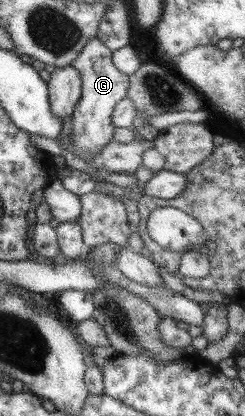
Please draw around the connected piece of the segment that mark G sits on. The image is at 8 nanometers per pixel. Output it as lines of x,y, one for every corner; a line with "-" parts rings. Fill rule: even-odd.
98,38
91,39
72,63
81,74
82,95
72,114
71,142
73,153
91,163
99,152
113,140
112,114
119,101
127,96
129,76
121,73
112,62
112,51

